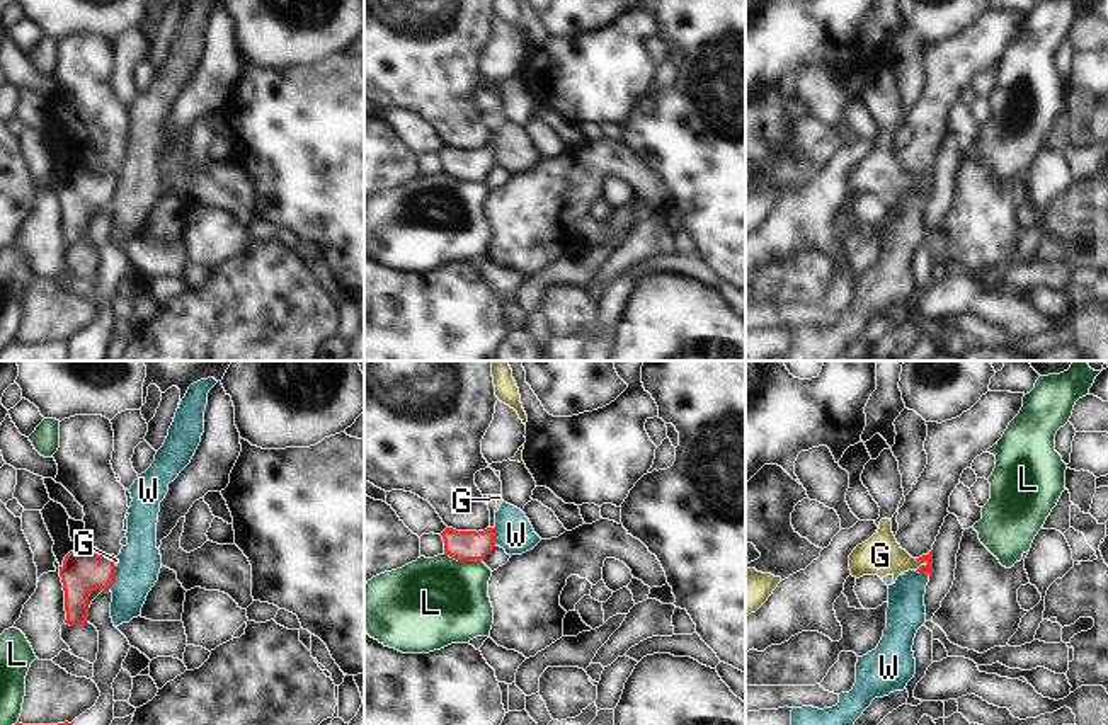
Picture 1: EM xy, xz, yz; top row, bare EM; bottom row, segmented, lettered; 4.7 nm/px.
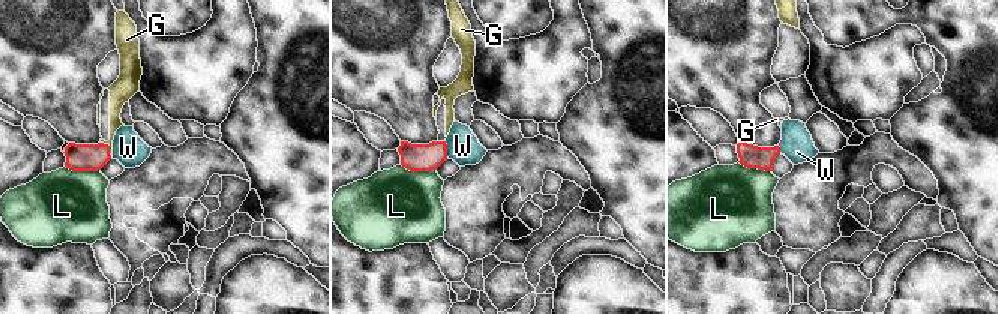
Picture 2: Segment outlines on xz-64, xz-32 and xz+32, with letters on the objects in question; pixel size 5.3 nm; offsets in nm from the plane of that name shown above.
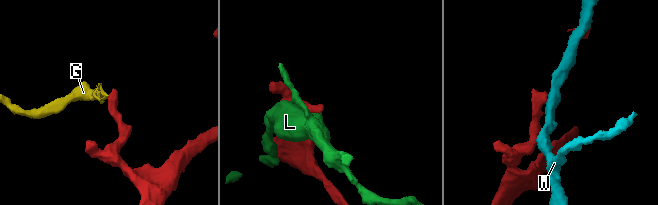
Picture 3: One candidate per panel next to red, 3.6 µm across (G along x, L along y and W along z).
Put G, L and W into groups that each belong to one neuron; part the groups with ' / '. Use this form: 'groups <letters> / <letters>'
groups G / L / W

